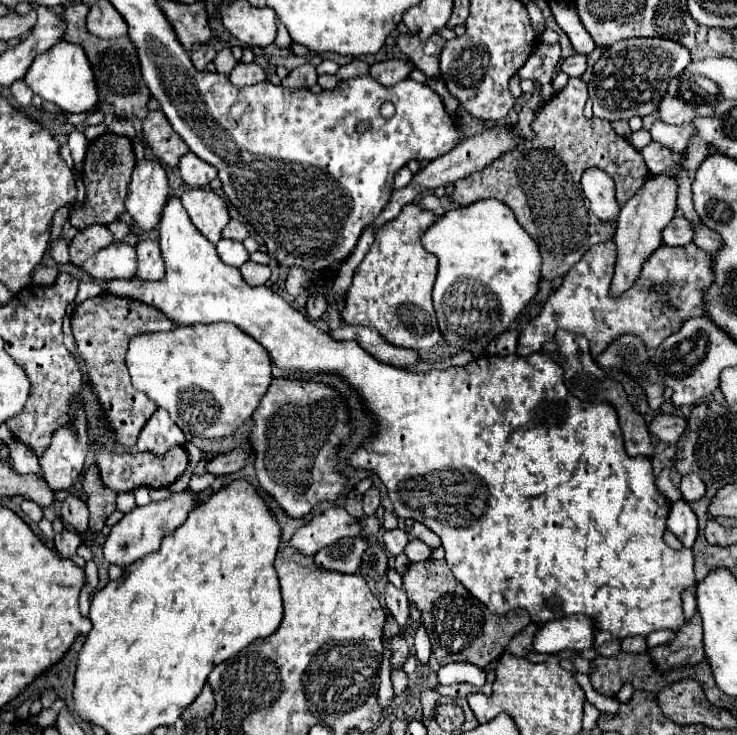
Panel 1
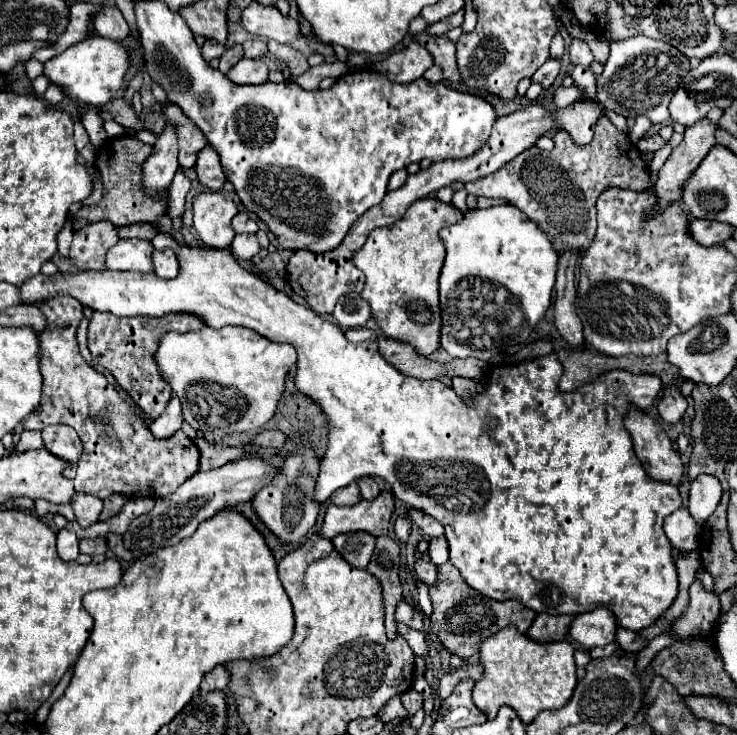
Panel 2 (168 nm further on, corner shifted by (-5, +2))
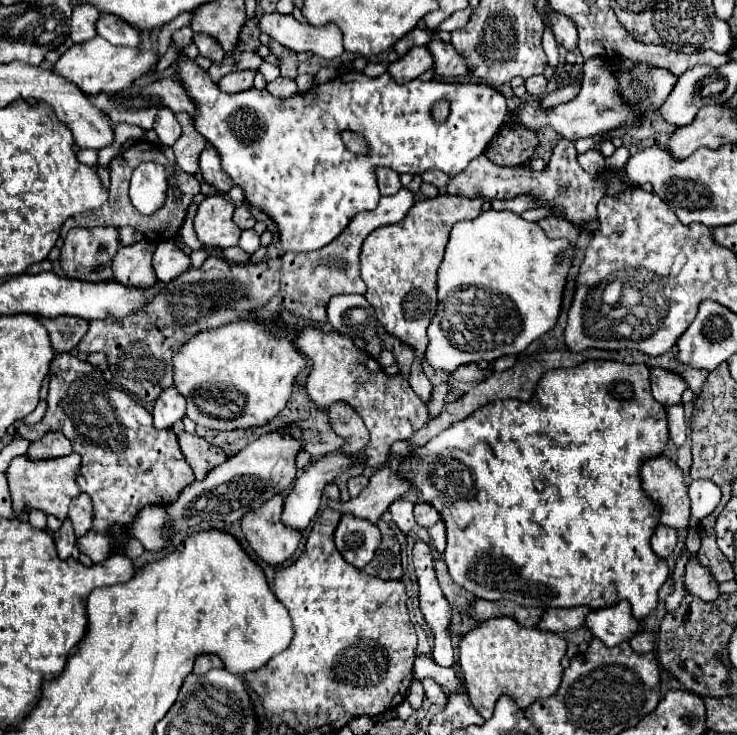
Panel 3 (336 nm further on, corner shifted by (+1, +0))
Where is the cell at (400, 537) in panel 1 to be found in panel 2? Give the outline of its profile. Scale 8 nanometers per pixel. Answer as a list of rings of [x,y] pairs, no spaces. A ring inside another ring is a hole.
[[[406,513],[398,515],[398,519],[394,521],[394,531],[396,531],[396,535],[398,535],[400,541],[408,541],[410,531],[412,531],[412,523],[410,523],[410,519],[408,519]]]

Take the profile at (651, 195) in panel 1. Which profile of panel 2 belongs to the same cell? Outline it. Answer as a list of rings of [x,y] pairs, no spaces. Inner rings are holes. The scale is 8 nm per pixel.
[[[702,119],[696,125],[686,127],[682,143],[672,149],[668,161],[658,173],[654,193],[660,197],[660,209],[664,209],[668,201],[680,199],[680,185],[684,185],[684,181],[692,175],[692,169],[696,169],[706,153],[716,145],[716,129],[718,125],[710,119]]]

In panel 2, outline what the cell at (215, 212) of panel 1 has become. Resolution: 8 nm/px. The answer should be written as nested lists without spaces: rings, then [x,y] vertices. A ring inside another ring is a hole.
[[[218,191],[200,193],[194,199],[194,229],[206,247],[224,249],[234,239],[234,229],[230,225],[232,217],[238,213],[236,203]]]

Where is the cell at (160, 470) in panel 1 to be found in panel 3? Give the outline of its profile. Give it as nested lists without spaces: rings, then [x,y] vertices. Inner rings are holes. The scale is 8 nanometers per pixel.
[[[66,353],[56,355],[50,361],[50,389],[48,389],[48,409],[40,423],[18,427],[18,435],[28,437],[30,441],[42,439],[42,431],[62,431],[72,441],[74,451],[82,457],[78,469],[78,487],[88,493],[94,503],[94,523],[92,529],[78,539],[80,553],[86,553],[94,563],[100,563],[112,553],[112,543],[108,537],[108,525],[126,525],[144,505],[162,505],[172,503],[178,493],[194,481],[192,467],[186,463],[176,433],[172,429],[156,431],[152,425],[152,415],[144,411],[140,403],[136,403],[128,393],[114,389],[108,385],[104,375],[96,371],[88,361],[80,361],[78,357]]]

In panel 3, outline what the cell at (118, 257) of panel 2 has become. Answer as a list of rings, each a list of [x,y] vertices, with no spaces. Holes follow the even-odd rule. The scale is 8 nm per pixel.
[[[138,241],[128,247],[120,247],[118,255],[112,259],[114,279],[126,283],[128,287],[152,287],[156,279],[152,269],[154,243]]]

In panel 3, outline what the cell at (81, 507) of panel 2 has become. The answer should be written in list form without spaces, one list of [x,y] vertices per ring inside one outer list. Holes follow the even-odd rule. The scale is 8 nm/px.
[[[80,493],[78,497],[72,499],[68,517],[70,517],[72,525],[74,525],[76,537],[82,537],[82,535],[92,527],[92,517],[94,517],[92,511],[94,511],[94,509],[92,509],[92,499],[90,499],[90,495]]]

